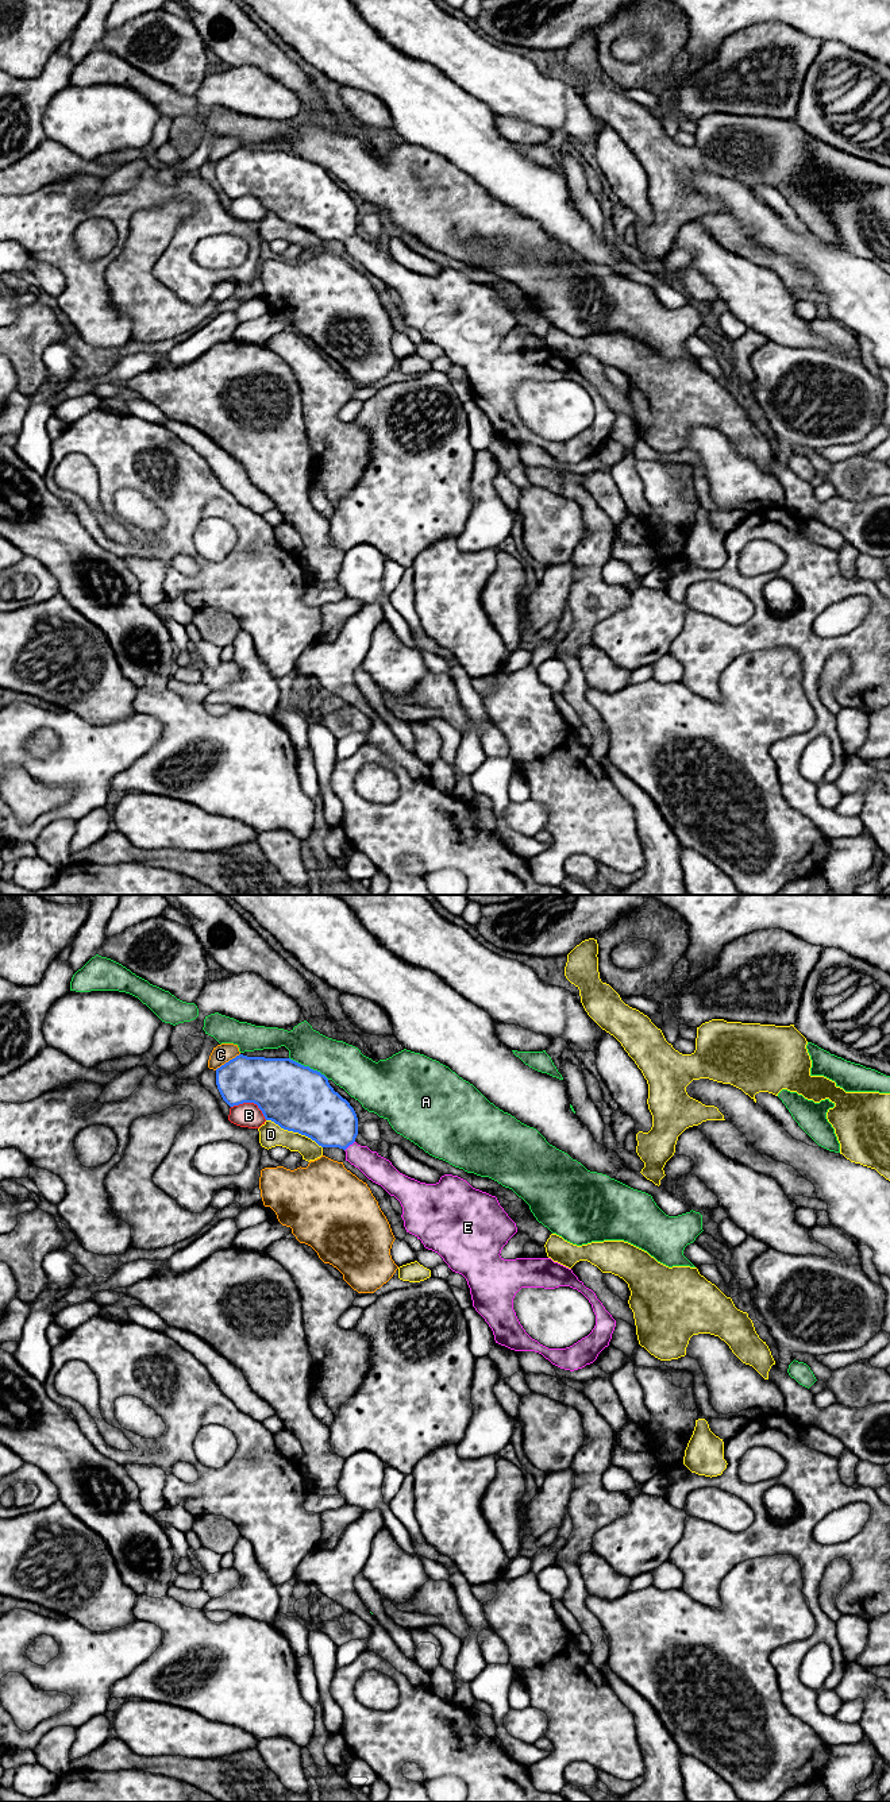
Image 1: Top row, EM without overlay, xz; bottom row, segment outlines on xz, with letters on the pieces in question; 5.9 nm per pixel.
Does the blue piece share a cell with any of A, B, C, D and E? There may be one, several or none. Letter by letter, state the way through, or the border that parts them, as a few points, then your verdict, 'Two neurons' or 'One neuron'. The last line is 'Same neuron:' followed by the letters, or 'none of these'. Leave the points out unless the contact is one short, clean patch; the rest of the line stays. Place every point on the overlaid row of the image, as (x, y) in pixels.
A: Two neurons
B: Two neurons
C: Two neurons
D: Two neurons
E: Path across: xz (322, 1114), (349, 1145), (376, 1168). One neuron
Same neuron: E

